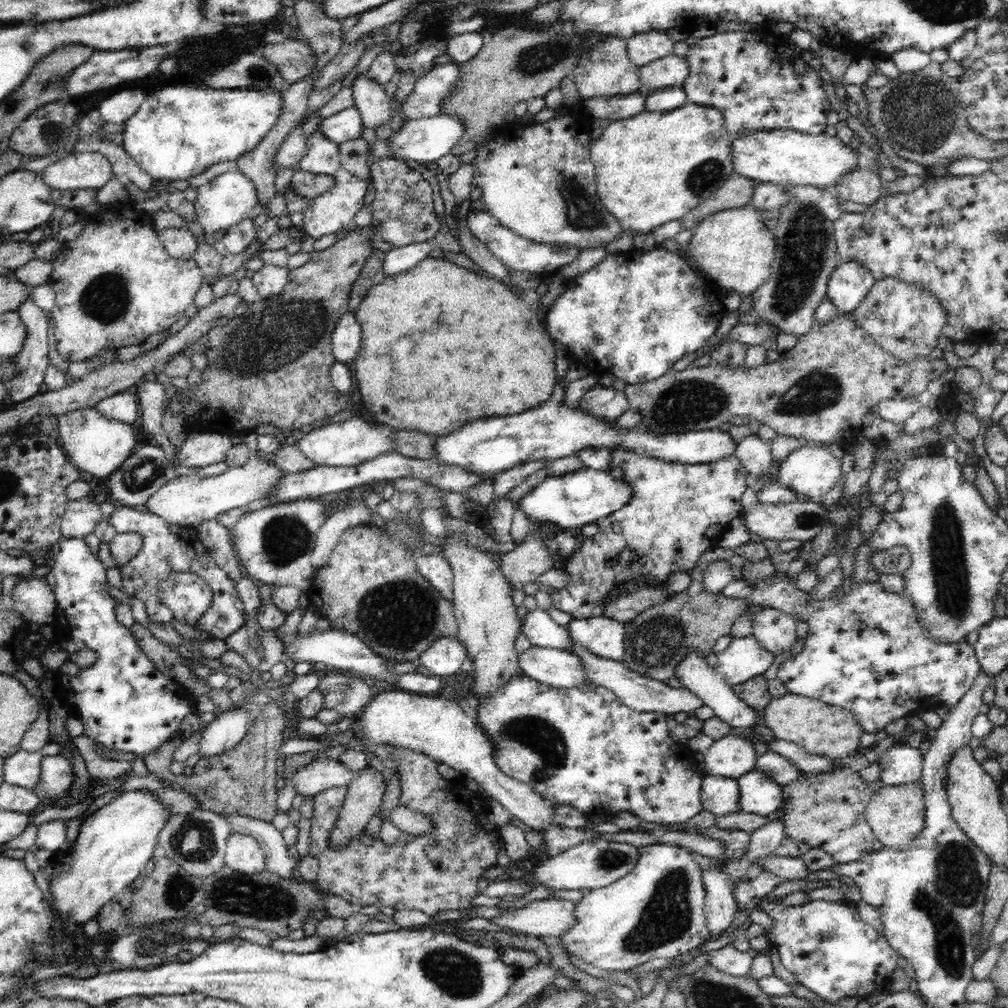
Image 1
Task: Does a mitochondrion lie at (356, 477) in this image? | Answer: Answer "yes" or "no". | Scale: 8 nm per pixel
no

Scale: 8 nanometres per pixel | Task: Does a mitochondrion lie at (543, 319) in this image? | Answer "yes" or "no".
no

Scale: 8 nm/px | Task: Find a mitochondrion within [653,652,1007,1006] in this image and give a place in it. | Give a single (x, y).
(958, 882)

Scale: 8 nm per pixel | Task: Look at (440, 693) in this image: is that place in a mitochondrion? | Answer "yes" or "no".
no

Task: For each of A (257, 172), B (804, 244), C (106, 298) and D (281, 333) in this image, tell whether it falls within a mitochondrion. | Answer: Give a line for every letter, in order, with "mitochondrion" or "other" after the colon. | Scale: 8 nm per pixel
A: other
B: mitochondrion
C: mitochondrion
D: mitochondrion

